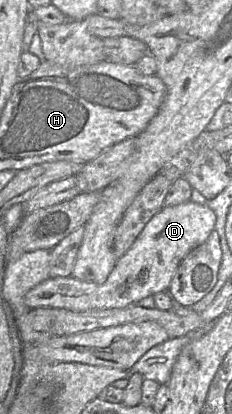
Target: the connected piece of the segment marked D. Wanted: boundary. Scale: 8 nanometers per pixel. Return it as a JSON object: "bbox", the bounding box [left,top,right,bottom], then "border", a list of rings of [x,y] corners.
{"bbox":[25,201,215,312],"border":[[[187,201],[163,207],[145,225],[128,251],[117,260],[114,269],[102,284],[80,281],[72,276],[48,278],[25,295],[25,304],[33,308],[54,308],[84,312],[124,308],[140,300],[168,291],[181,261],[200,246],[214,230],[215,213],[206,205]]]}

